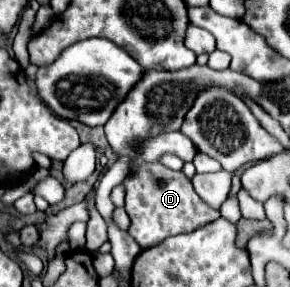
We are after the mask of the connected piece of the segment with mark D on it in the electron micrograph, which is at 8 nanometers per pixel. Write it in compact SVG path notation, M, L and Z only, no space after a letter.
M139 163L133 165L131 173L123 181L125 185L125 211L131 219L129 235L143 247L149 249L159 245L163 239L179 233L191 233L215 219L219 211L209 207L195 191L183 171L173 171L161 163Z

